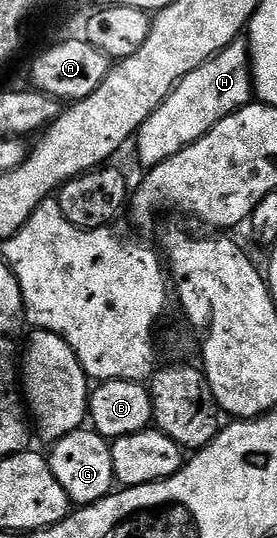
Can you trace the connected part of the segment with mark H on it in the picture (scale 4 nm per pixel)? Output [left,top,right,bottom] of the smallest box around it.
[136,41,255,169]

